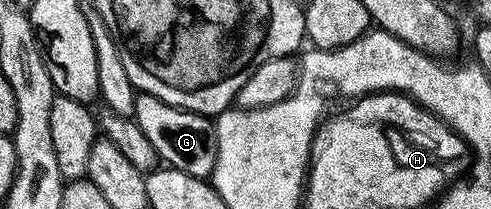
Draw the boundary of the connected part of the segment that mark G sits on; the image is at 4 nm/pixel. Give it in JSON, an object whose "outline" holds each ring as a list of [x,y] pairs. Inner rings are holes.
{"outline":[[[141,93],[135,101],[132,118],[139,129],[143,129],[147,141],[155,145],[157,158],[162,164],[196,179],[208,180],[212,176],[217,160],[217,133],[214,124],[206,116],[184,111],[181,107],[172,107],[159,97]]]}

